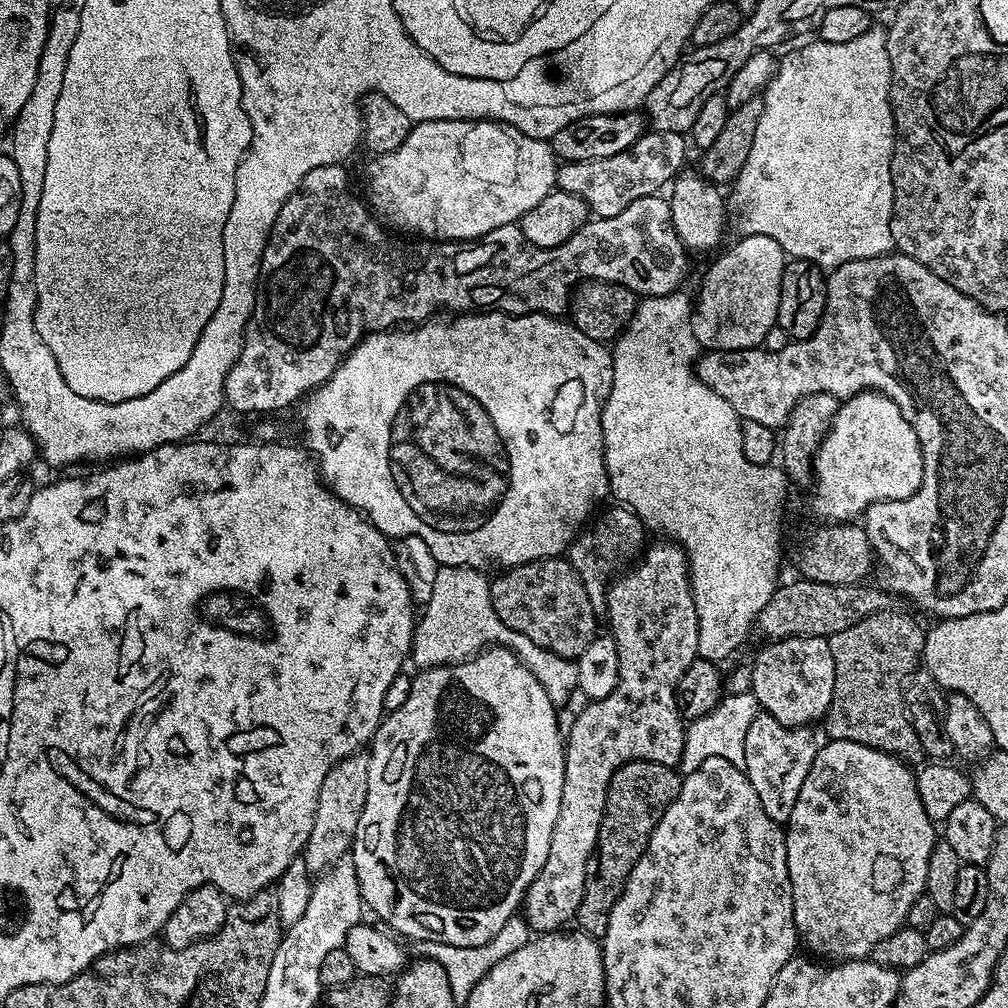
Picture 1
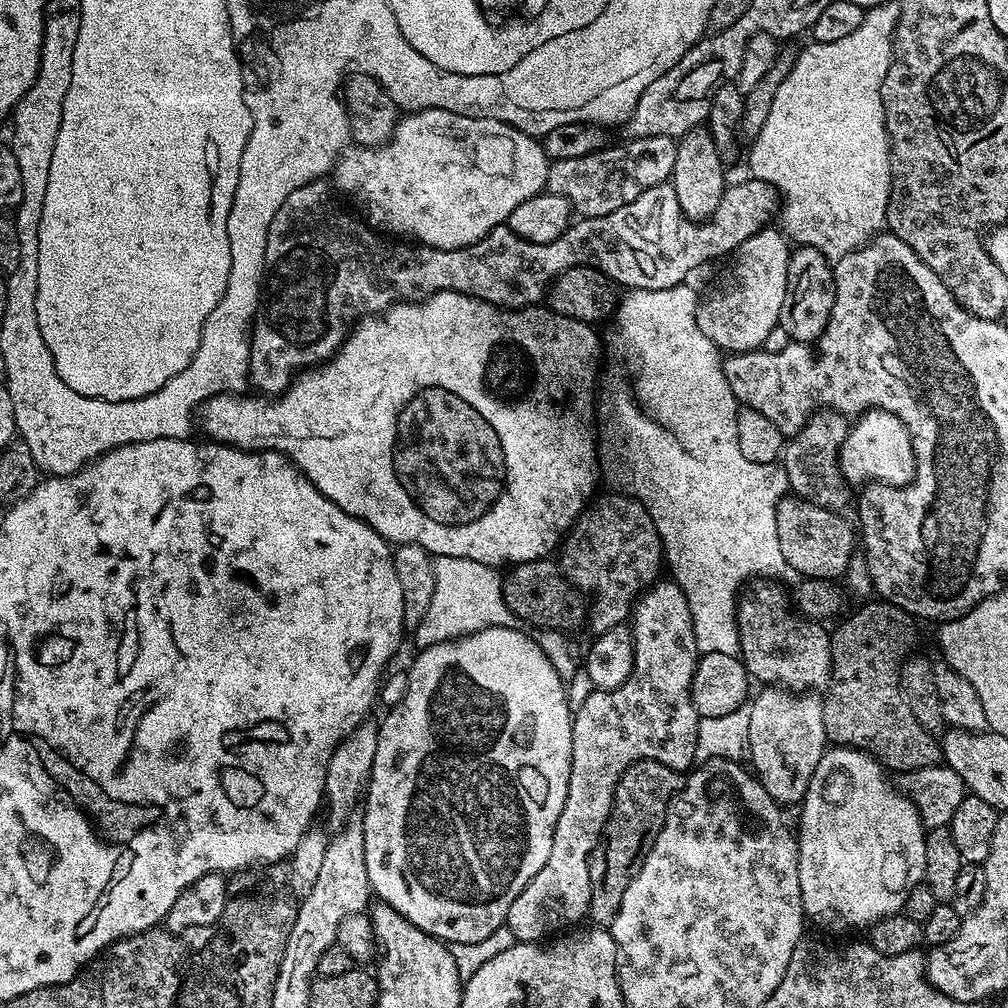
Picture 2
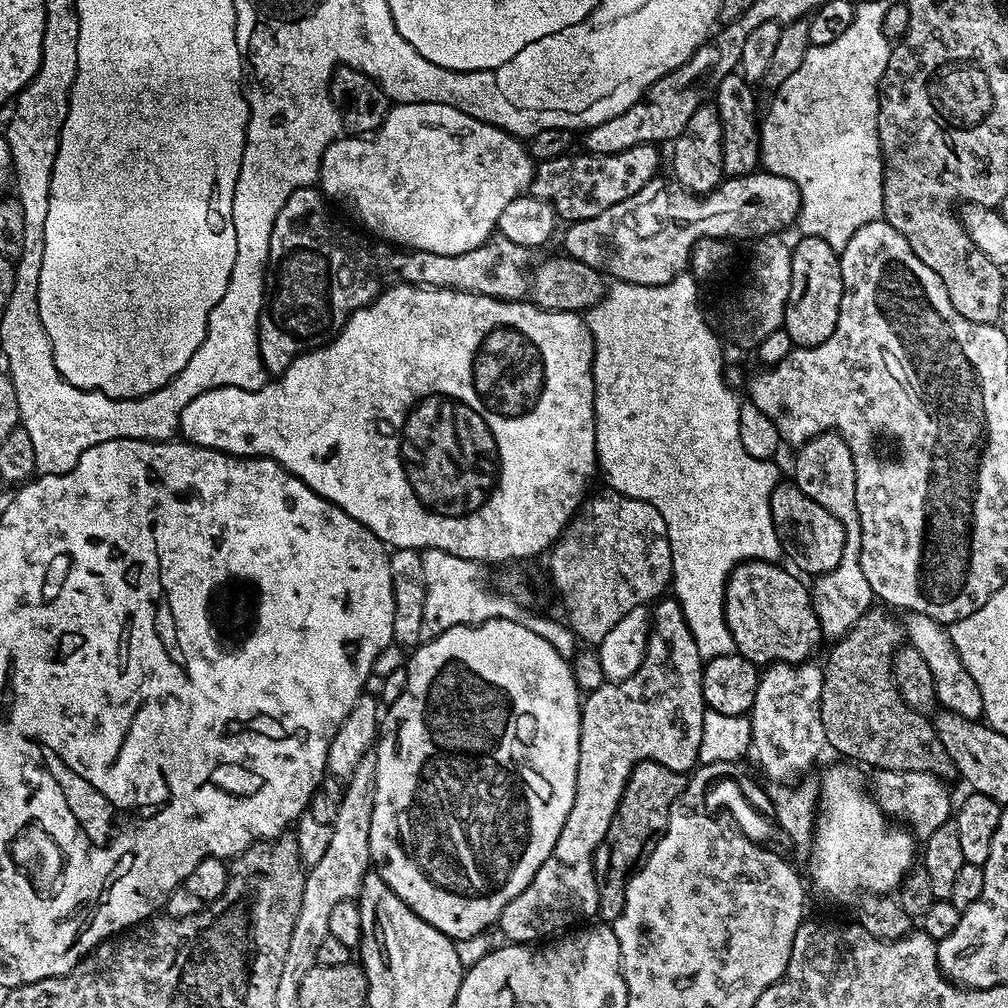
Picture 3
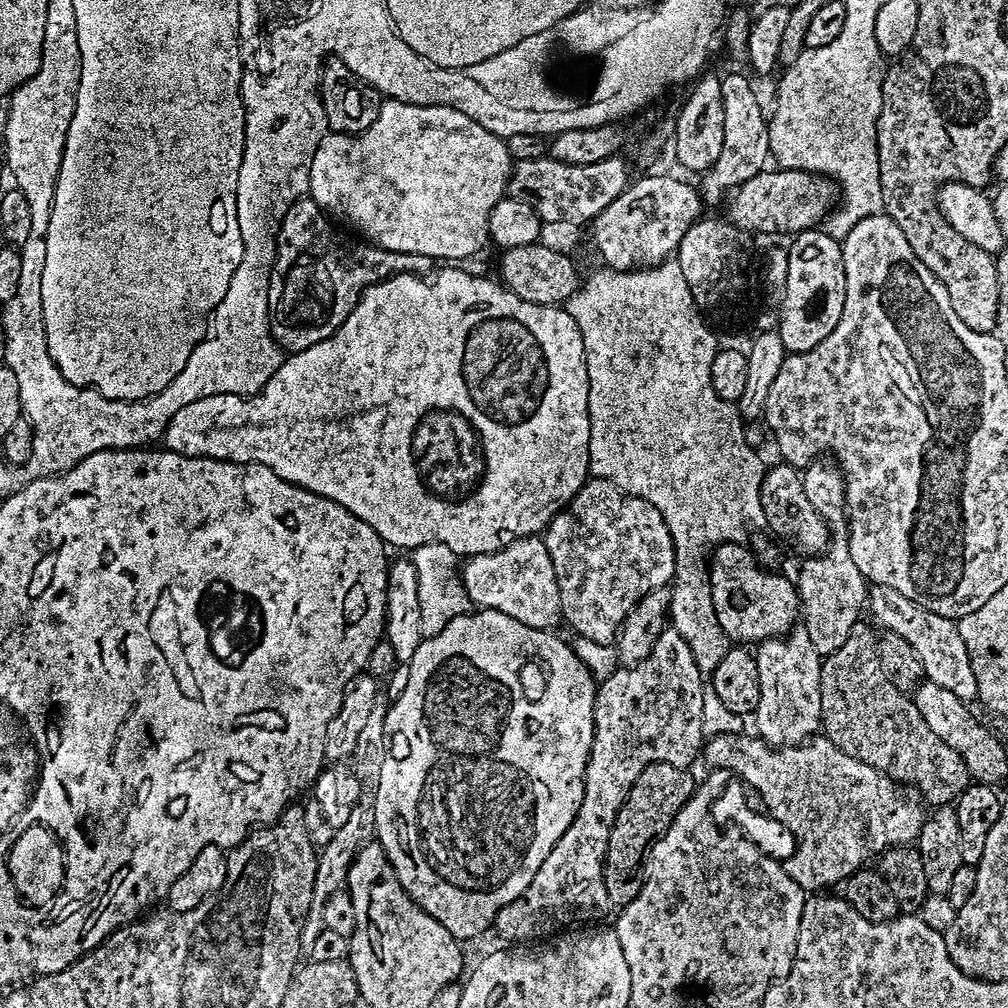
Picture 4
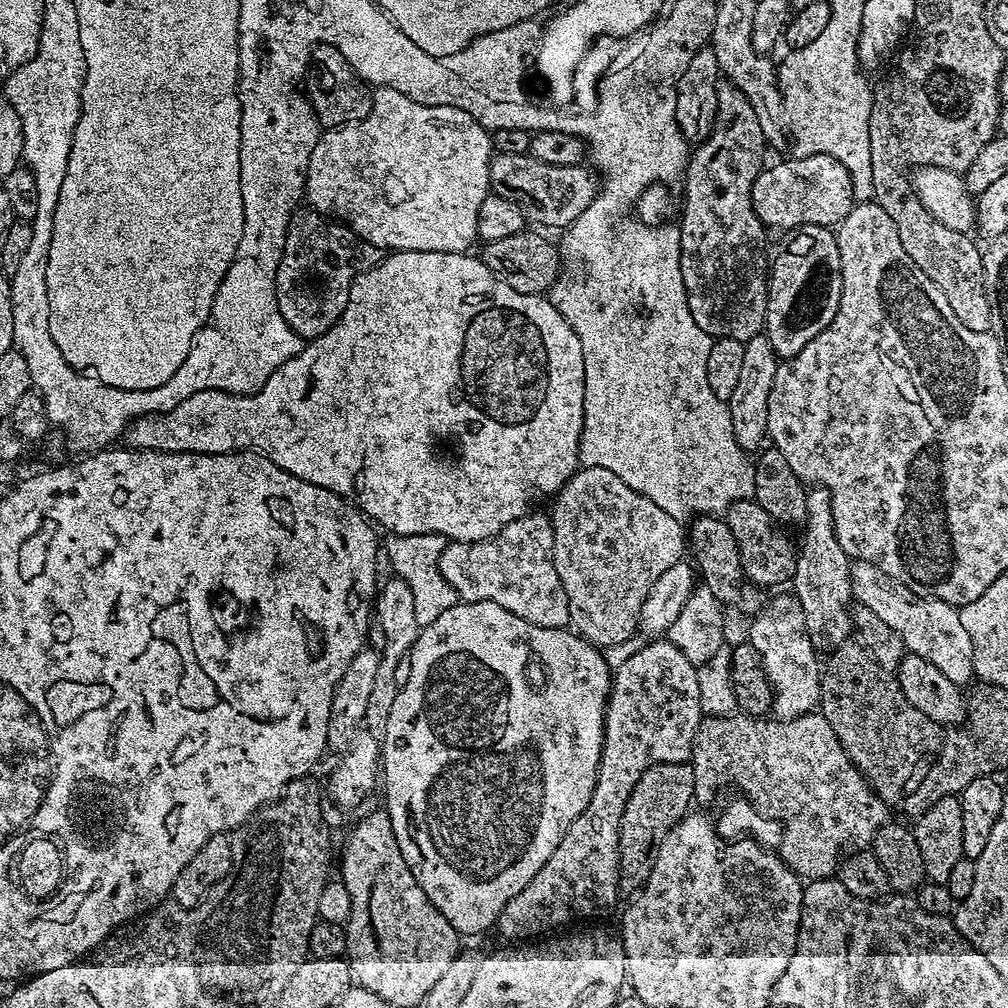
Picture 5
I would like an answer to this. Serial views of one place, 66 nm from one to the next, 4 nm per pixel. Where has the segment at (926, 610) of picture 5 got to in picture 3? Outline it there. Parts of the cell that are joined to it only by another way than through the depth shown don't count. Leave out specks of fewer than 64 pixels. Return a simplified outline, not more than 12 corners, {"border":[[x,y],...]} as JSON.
{"border":[[917,612],[903,617],[907,643],[934,674],[939,707],[984,715],[949,629]]}

